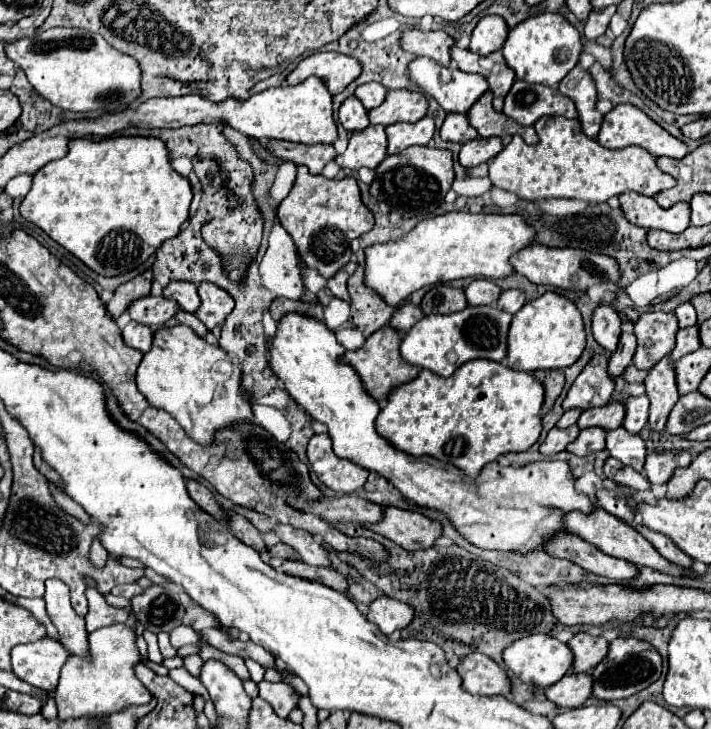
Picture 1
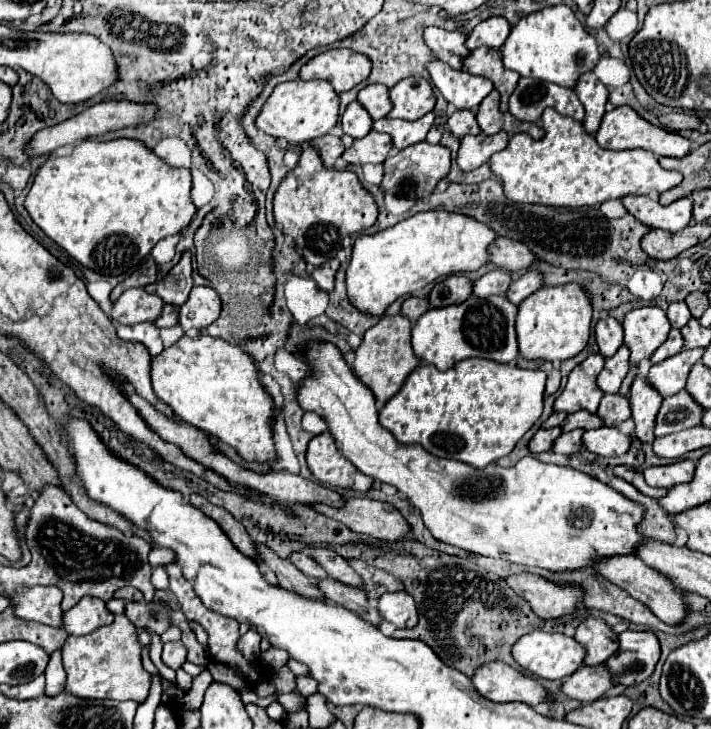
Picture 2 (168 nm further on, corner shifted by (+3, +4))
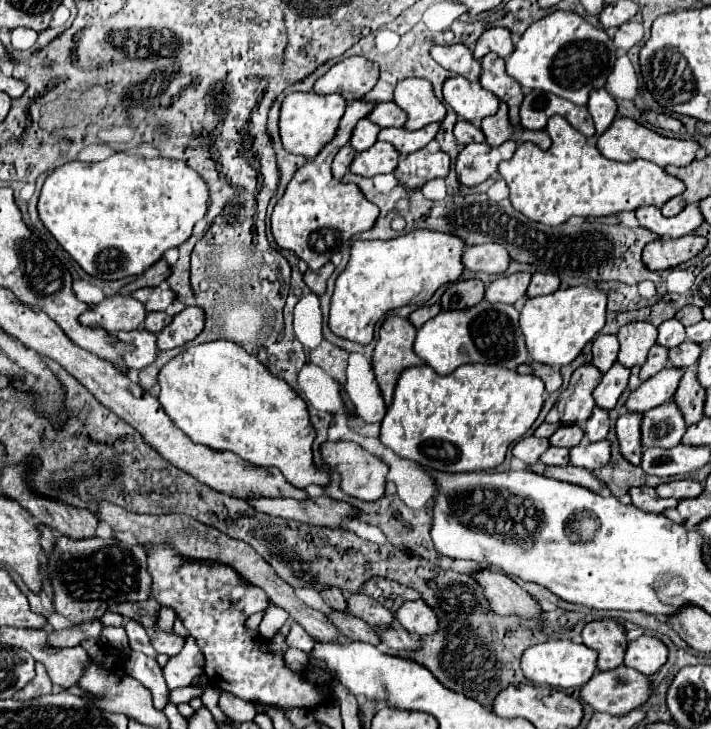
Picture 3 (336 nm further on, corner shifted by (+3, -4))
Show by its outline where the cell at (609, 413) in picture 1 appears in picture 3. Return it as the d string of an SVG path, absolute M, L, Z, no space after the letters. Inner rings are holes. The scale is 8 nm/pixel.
M562 424L556 434L550 436L550 444L552 446L566 446L566 448L574 448L584 440L584 430L578 424Z

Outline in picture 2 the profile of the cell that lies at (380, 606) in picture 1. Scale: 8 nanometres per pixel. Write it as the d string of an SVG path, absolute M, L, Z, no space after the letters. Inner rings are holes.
M404 590L382 594L378 602L378 610L396 628L412 628L414 624L418 624L418 610L414 598Z

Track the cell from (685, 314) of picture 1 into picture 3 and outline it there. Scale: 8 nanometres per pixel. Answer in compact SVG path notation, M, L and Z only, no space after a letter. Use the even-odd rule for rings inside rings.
M670 318L658 326L658 344L666 348L674 348L686 340L684 334L684 324L678 322L676 318Z

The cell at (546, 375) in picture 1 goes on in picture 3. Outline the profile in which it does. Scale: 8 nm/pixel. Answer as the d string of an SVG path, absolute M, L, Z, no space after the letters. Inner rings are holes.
M530 362L530 368L532 368L532 374L542 378L544 384L546 384L546 392L556 392L560 390L562 386L562 376L560 376L560 370L554 368L554 366L546 366L546 364L536 364L536 362Z

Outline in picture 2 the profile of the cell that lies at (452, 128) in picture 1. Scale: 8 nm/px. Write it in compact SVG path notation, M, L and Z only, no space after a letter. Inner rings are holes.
M456 110L450 116L448 126L456 138L464 138L468 134L480 134L482 132L478 122L476 122L476 114L472 110Z

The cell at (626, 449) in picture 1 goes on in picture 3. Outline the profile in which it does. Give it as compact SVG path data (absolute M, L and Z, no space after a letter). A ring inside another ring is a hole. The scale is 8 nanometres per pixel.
M610 440L582 442L570 450L570 464L582 466L588 470L602 468L604 464L610 462L610 450L612 450Z

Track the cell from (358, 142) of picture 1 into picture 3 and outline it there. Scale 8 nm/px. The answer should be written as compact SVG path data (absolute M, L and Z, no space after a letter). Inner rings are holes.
M376 142L372 148L356 154L350 164L350 172L372 178L376 174L392 172L398 164L398 152L388 142Z

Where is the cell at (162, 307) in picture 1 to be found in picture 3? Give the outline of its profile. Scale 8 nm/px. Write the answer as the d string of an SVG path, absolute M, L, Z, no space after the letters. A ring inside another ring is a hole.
M116 294L92 306L88 312L84 312L80 322L90 328L100 326L108 332L120 332L120 330L140 328L144 318L146 318L146 308L142 302L138 302L132 296Z

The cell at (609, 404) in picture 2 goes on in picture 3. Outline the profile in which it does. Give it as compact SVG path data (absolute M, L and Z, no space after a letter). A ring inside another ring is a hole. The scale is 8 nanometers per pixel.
M594 408L594 414L588 418L586 422L586 438L590 442L598 442L608 436L610 430L610 418L608 418L608 410L602 410L602 408Z

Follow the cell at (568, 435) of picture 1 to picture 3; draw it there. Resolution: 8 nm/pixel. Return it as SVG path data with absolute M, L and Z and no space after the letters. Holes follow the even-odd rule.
M530 436L530 438L522 438L514 448L512 448L512 454L516 458L520 458L522 462L526 462L528 466L536 464L540 460L540 456L550 448L550 440L548 438L536 438L536 436Z

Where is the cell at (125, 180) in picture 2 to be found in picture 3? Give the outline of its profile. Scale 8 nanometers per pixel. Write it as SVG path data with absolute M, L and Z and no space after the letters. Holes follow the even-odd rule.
M116 152L102 162L74 160L50 172L38 198L38 214L46 230L86 274L100 280L120 280L142 274L168 248L176 248L190 238L194 224L206 214L206 200L206 182L184 162L170 158L146 160L130 152Z

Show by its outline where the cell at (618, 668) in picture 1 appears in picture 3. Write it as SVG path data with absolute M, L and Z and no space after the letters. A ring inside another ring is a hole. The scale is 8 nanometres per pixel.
M644 634L628 644L624 664L628 668L638 670L644 676L652 676L666 662L666 656L668 656L666 646L658 638Z

